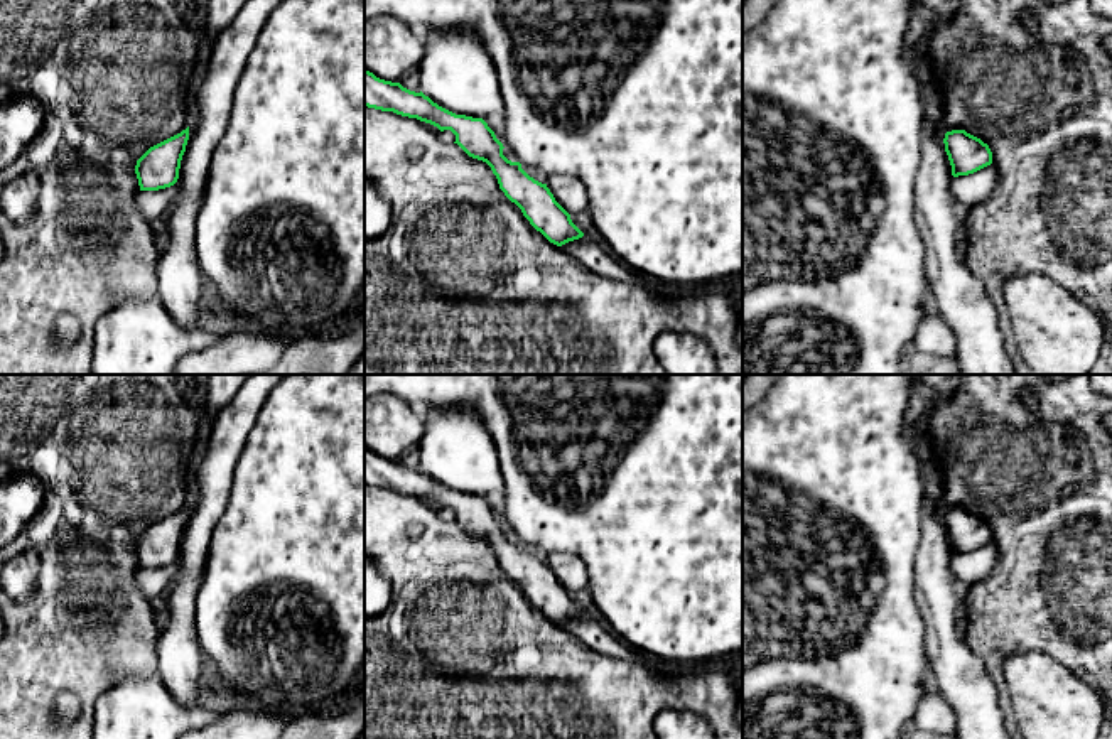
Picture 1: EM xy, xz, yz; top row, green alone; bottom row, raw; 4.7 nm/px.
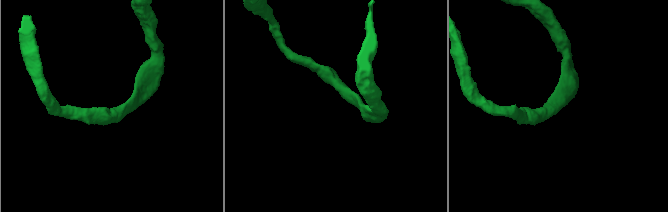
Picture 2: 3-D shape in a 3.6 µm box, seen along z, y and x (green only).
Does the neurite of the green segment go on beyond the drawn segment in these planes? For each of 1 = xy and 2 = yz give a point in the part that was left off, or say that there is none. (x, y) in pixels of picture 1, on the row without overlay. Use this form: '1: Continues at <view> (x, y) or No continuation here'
1: No continuation here
2: No continuation here

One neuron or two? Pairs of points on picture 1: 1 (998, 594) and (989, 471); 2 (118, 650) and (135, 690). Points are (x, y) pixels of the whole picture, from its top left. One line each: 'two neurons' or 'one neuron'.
1: one neuron
2: two neurons

